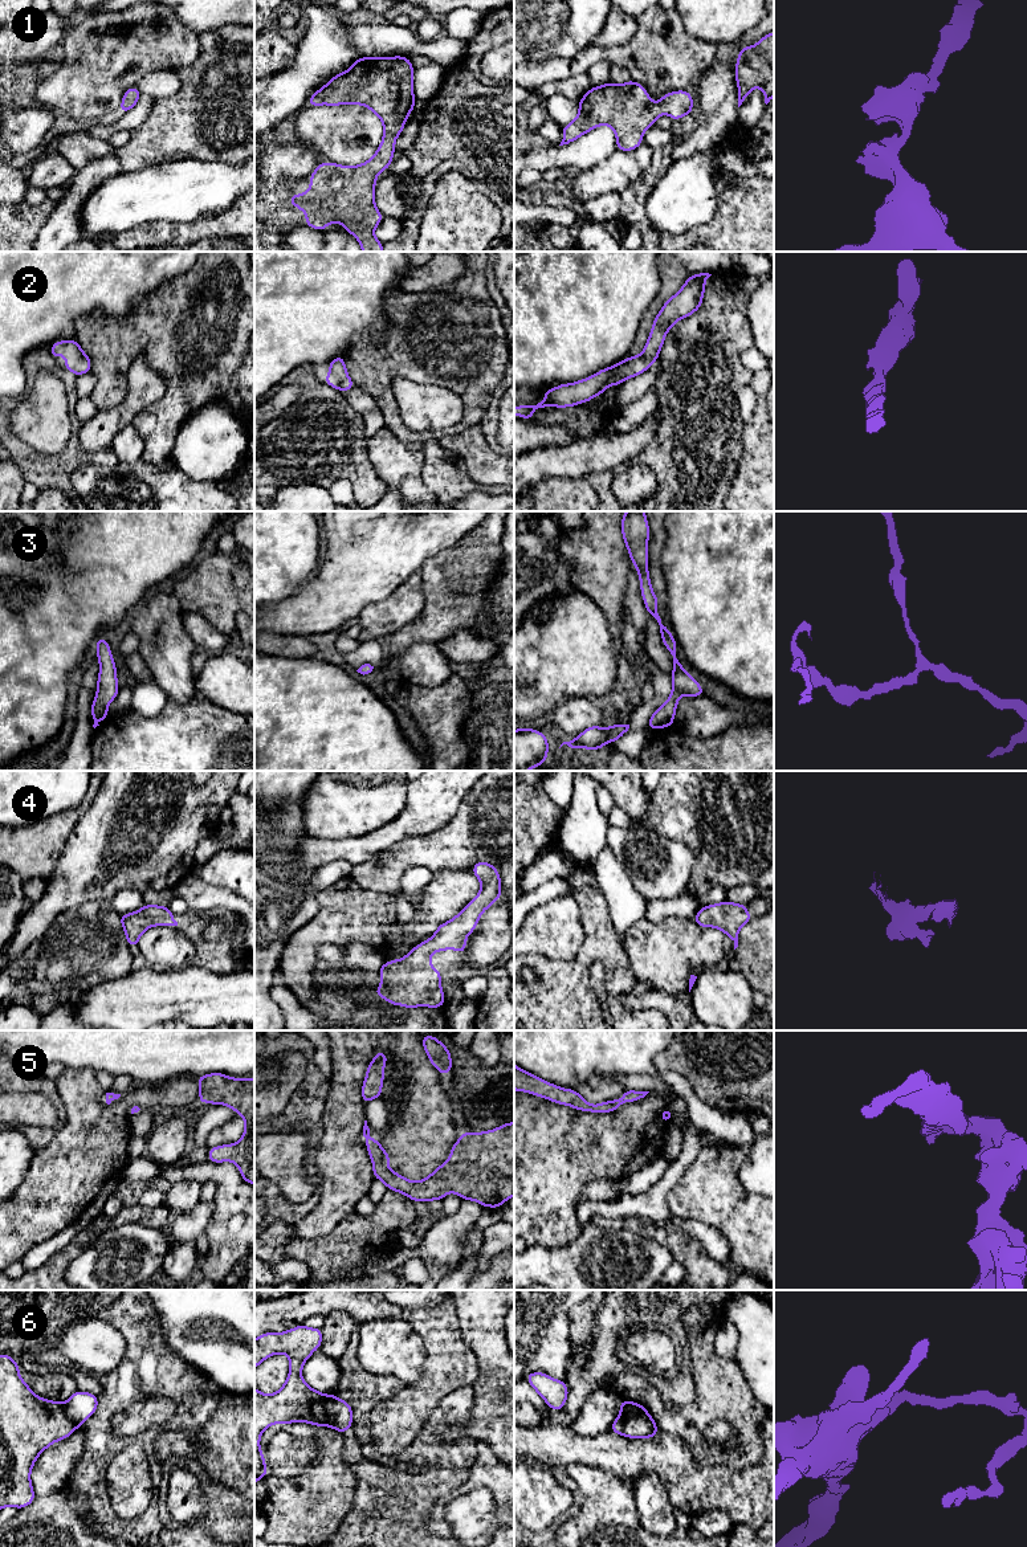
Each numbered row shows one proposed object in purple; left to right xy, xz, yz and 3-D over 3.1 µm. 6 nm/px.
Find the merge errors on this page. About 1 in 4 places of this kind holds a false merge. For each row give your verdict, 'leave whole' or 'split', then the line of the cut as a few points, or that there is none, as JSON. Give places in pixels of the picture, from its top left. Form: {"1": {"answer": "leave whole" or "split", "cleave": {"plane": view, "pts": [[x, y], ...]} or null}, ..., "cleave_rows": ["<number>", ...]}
{"1": {"answer": "leave whole", "cleave": null}, "2": {"answer": "leave whole", "cleave": null}, "3": {"answer": "leave whole", "cleave": null}, "4": {"answer": "leave whole", "cleave": null}, "5": {"answer": "leave whole", "cleave": null}, "6": {"answer": "split", "cleave": {"plane": "xz", "pts": [[330, 1395], [327, 1399], [326, 1424]]}}, "cleave_rows": ["6"]}

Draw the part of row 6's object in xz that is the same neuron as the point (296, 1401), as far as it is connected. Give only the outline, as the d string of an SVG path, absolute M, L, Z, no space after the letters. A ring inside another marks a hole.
M299 1324L285 1332L264 1332L254 1339L254 1370L276 1354L286 1354L290 1362L289 1376L276 1393L264 1395L254 1387L254 1483L268 1473L260 1449L260 1437L266 1428L278 1422L327 1425L330 1395L313 1389L301 1375L305 1362L321 1348L322 1335L322 1328Z

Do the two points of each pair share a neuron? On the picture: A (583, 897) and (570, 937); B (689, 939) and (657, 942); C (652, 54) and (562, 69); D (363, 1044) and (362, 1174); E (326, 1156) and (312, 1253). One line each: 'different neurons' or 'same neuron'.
A: different neurons
B: same neuron
C: same neuron
D: same neuron
E: different neurons

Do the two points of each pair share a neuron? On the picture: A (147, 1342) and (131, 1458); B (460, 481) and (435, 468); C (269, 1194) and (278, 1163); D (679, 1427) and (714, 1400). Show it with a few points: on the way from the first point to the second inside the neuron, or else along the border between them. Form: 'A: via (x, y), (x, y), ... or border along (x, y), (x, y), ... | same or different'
A: border along (125, 1448), (113, 1458), (106, 1473) | different
B: via (453, 481), (441, 472) | same
C: border along (268, 1178), (280, 1188), (286, 1199), (297, 1201) | different
D: via (685, 1417), (696, 1417), (705, 1409) | same

